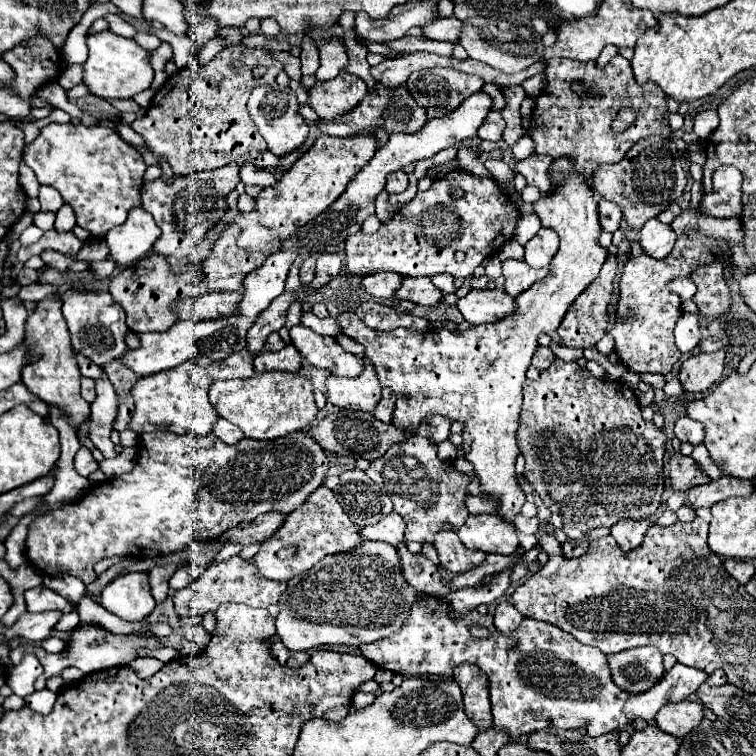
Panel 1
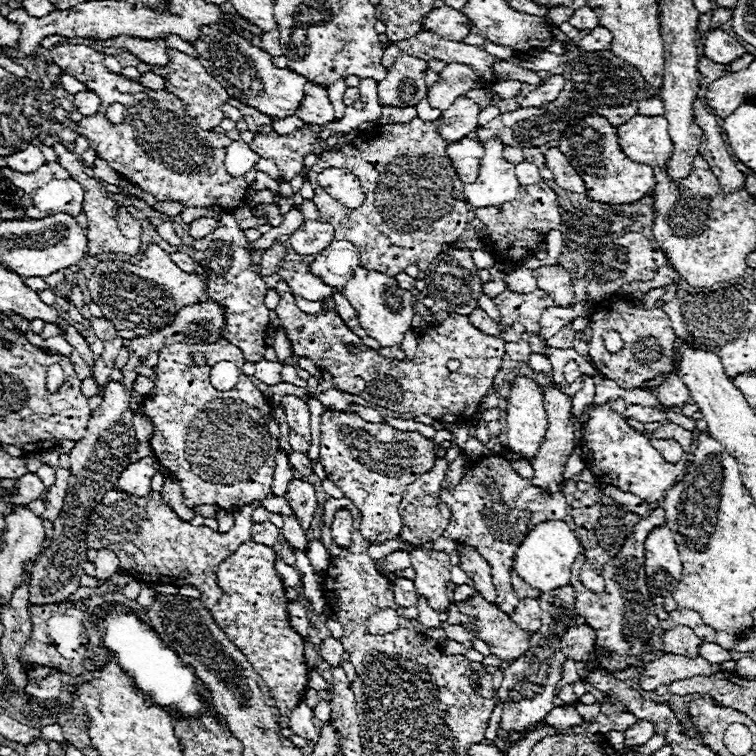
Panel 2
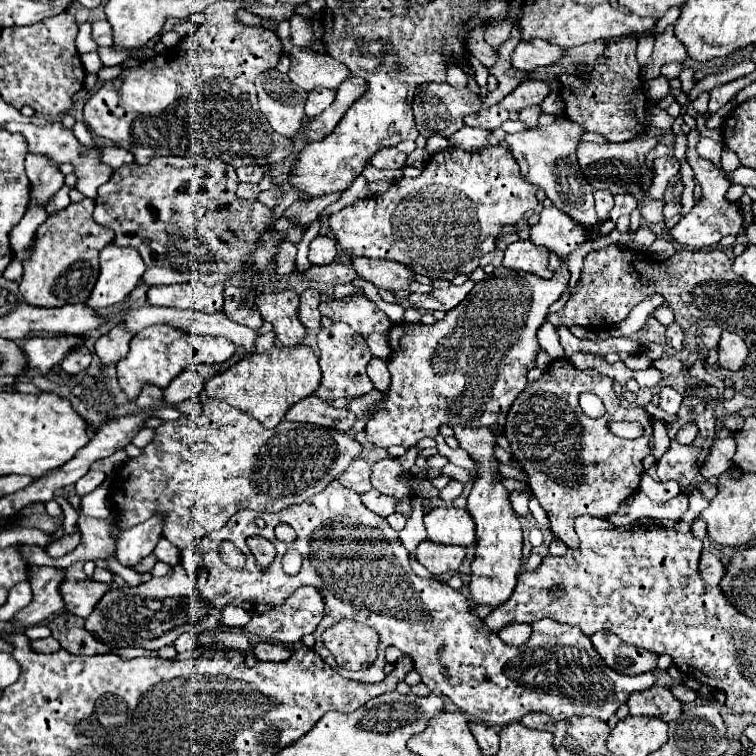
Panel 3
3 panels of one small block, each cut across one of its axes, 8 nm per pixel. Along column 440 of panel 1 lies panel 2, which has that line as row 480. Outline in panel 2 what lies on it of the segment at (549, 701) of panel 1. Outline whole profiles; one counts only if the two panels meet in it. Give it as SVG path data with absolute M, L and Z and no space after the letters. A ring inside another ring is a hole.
M602 404L598 408L592 410L588 424L582 430L582 450L584 450L584 460L586 466L590 468L590 472L602 482L602 484L612 484L618 486L620 490L628 490L636 496L640 496L644 502L660 502L666 492L678 482L680 476L684 476L686 470L686 460L688 460L688 452L692 446L692 432L678 426L678 424L664 424L660 426L652 438L656 440L678 440L680 446L684 448L684 456L680 462L672 464L666 462L662 458L662 454L650 444L650 438L636 432L634 428L630 428L626 424L626 420L622 420L620 414L616 414L614 410L608 408L608 404Z

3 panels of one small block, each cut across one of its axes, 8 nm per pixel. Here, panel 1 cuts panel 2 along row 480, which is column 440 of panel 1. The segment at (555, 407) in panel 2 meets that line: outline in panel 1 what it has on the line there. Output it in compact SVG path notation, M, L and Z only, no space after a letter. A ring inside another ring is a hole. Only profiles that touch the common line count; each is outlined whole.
M438 532L436 534L436 540L434 540L434 548L440 556L440 564L454 572L454 574L460 574L460 572L466 572L470 568L476 568L478 564L484 562L486 554L484 552L476 552L476 550L468 550L456 532Z

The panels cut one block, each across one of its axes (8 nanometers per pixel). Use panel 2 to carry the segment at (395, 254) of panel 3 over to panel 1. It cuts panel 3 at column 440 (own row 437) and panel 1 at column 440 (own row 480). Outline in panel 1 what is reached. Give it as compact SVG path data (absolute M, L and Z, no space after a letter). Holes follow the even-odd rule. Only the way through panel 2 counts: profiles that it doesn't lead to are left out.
M450 172L446 178L436 178L426 192L418 192L414 200L410 200L404 208L400 208L386 224L380 226L376 234L354 234L346 240L346 266L356 276L368 276L376 272L398 272L404 276L434 276L440 272L448 272L454 278L470 276L490 254L496 254L498 248L512 238L516 228L518 208L510 202L510 198L500 192L500 188L490 178L474 176L468 172ZM460 186L464 188L464 198L450 198L448 188ZM456 252L464 252L466 258L462 262L456 260Z

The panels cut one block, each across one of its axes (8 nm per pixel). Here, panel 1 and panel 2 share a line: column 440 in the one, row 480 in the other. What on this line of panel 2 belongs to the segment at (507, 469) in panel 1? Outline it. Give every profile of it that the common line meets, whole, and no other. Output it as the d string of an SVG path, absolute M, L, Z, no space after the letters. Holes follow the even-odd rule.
M324 410L320 418L320 464L324 466L328 480L332 480L346 498L354 502L360 510L360 532L368 542L386 542L400 536L402 518L398 516L398 504L406 492L406 486L420 478L422 474L430 472L434 466L434 450L436 442L424 438L420 432L402 432L388 424L374 424L360 418L356 412L342 412L342 410Z

